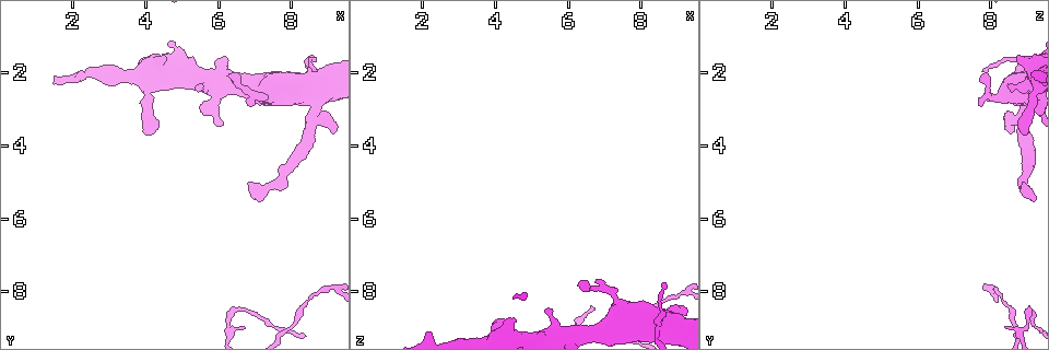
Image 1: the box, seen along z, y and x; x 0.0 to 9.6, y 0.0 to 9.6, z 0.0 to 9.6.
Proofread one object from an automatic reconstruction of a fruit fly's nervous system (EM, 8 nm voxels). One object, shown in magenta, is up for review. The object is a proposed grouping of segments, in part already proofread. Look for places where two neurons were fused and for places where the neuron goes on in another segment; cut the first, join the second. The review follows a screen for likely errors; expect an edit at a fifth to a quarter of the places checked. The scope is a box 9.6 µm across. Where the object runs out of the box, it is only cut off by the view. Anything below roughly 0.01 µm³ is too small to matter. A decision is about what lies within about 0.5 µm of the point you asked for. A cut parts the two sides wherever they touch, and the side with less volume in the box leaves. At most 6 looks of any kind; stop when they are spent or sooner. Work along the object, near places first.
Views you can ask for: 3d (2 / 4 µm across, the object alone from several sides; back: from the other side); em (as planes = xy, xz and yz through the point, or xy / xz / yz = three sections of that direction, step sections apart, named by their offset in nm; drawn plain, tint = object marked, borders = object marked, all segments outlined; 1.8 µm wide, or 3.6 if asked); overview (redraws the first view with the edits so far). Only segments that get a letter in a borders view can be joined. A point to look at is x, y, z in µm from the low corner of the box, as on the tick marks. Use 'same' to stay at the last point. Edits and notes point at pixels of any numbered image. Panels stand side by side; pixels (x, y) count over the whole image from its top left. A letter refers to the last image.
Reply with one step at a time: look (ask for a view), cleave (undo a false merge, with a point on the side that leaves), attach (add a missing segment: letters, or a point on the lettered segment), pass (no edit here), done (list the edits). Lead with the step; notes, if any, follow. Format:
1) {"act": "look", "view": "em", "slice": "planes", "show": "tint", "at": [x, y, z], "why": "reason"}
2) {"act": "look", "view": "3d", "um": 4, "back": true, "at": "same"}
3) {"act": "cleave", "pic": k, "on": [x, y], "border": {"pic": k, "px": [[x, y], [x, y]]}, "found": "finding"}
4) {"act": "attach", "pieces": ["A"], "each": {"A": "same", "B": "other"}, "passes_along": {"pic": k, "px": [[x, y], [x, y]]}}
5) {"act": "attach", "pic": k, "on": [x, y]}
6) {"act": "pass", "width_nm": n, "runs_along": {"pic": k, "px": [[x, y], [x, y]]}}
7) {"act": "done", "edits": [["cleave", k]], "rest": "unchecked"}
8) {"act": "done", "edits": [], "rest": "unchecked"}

{"act": "look", "view": "em", "um": 3.6, "slice": "planes", "show": "borders", "at": [6.65, 9.00, 8.40], "why": "free end"}

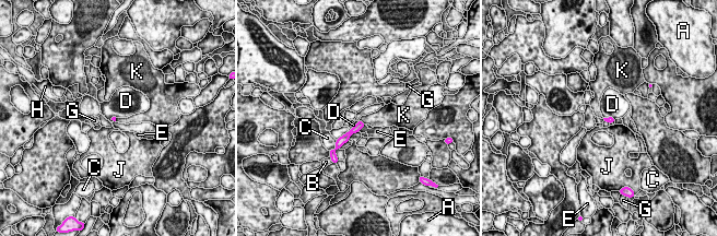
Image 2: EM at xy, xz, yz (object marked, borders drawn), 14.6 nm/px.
{"act": "pass", "each": {"A": "other", "B": "other", "C": "other", "D": "other", "E": "other", "G": "other", "H": "other", "J": "other", "K": "other"}, "runs_along": {"pic": 2, "px": [[360, 122], [339, 145]]}, "found": "no lettered segment goes on from it"}

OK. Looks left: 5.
{"act": "look", "view": "3d", "um": 4, "at": [8.50, 2.00, 8.85], "why": "calibre changes"}

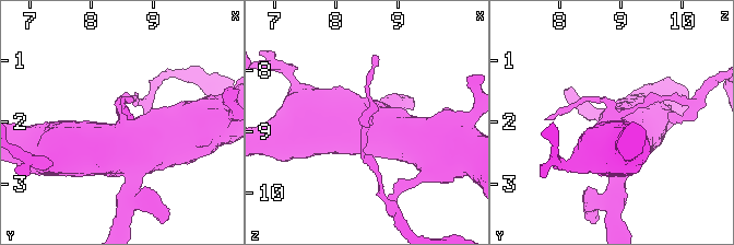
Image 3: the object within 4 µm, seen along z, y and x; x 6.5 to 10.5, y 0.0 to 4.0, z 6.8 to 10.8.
{"act": "look", "view": "em", "um": 3.6, "slice": "xy", "step": 16, "show": "tint", "at": [8.60, 1.95, 8.90], "why": "now the EM"}

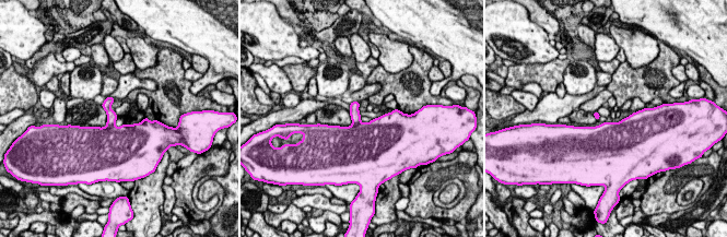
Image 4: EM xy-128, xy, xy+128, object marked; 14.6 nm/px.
{"act": "look", "view": "em", "um": 3.6, "slice": "planes", "show": "borders", "at": "same", "why": "another direction"}

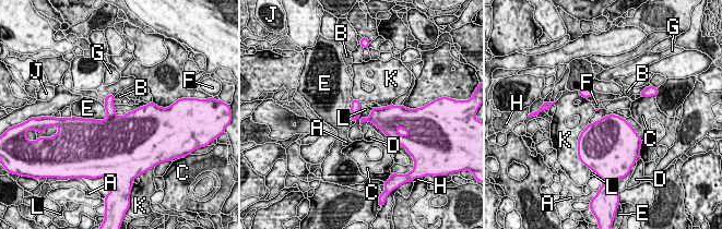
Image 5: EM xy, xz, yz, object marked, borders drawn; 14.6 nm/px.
{"act": "cleave", "pic": 5, "on": [110, 110], "each": {"A": "other", "B": "other", "C": "other", "D": "other", "E": "other", "F": "other", "G": "other", "H": "other", "J": "other", "K": "other", "L": "other"}, "found": "a second neuron is stuck on"}

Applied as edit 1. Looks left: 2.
{"act": "look", "view": "em", "slice": "xy", "step": 4, "show": "tint", "at": [3.95, 3.75, 8.90], "why": "an open end"}

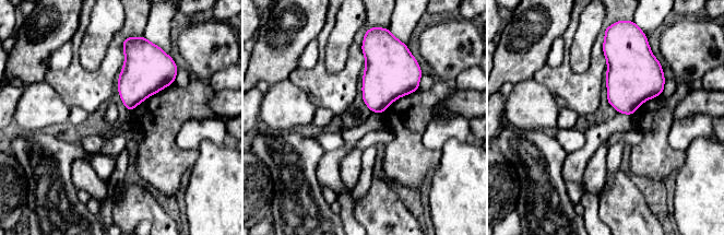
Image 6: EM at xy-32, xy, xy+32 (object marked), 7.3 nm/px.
{"act": "look", "view": "em", "slice": "xy", "step": 4, "show": "borders", "at": "same"}

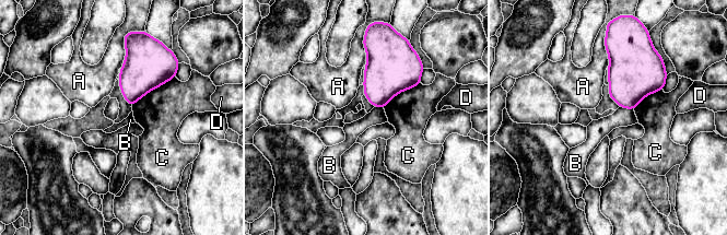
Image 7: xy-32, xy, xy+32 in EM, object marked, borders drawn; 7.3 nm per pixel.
{"act": "pass", "each": {"A": "other", "B": "other", "C": "other", "D": "other"}, "border": {"pic": 7, "px": [[619, 106], [633, 109]]}, "found": "no lettered segment goes on from it"}

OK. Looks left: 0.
{"act": "done", "edits": [["cleave", 5]], "rest": "unchecked"}

